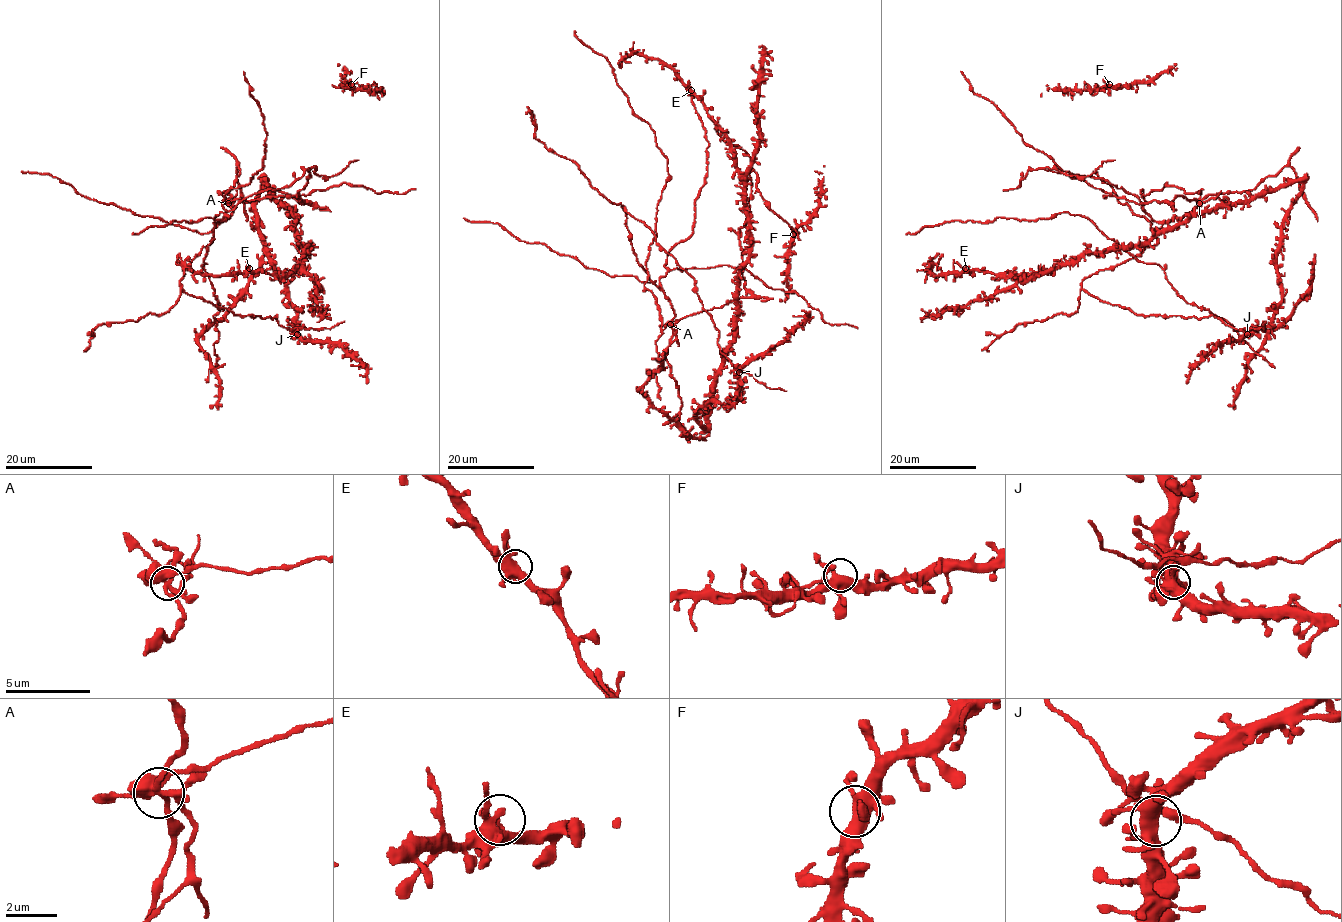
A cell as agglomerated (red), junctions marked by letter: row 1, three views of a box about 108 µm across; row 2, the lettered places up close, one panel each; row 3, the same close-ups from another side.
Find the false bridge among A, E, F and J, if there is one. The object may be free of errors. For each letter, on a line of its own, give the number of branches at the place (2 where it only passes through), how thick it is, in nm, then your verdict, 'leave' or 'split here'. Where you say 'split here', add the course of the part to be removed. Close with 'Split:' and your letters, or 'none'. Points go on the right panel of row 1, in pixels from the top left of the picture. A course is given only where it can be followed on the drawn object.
A: 7 | 380 nm | split here | (1199, 204), (1176, 195), (1171, 203), (1137, 204), (1045, 169), (1081, 176), (1092, 174), (1104, 161), (1115, 160)
E: 4 | 320 nm | leave
F: 4 | 440 nm | leave
J: 7 | 460 nm | leave
Split: A

